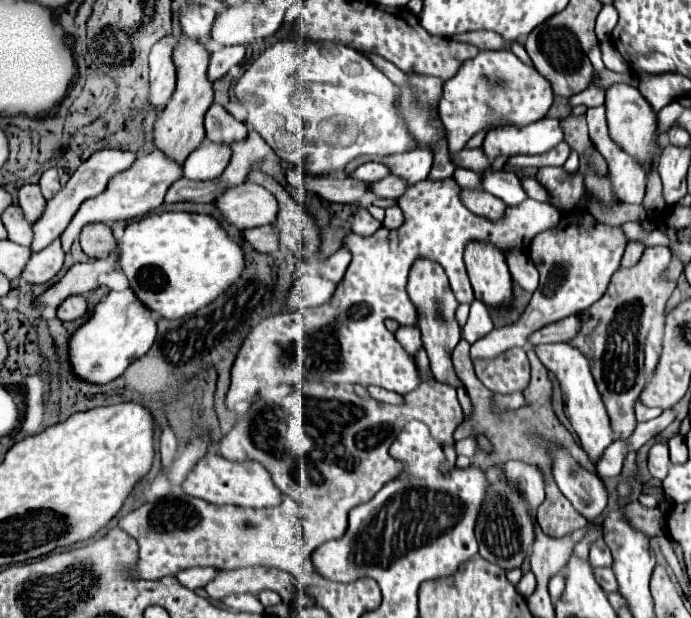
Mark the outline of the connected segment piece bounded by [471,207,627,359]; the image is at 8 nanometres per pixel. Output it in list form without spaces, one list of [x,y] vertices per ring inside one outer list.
[[[575,207],[569,213],[565,211],[561,215],[561,221],[553,229],[539,233],[529,245],[529,257],[541,275],[531,303],[515,323],[497,327],[489,335],[473,343],[471,357],[491,359],[509,347],[527,347],[527,337],[533,331],[593,305],[597,299],[601,299],[613,273],[619,269],[625,247],[627,237],[621,227],[599,223],[587,209],[581,211],[579,207]]]

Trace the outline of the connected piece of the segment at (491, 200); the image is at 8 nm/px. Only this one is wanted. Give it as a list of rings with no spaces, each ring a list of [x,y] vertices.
[[[461,187],[461,193],[459,197],[463,199],[463,203],[475,213],[475,215],[483,215],[487,219],[493,219],[497,221],[503,211],[505,211],[505,203],[489,193],[485,193],[483,189],[467,189],[467,187]]]

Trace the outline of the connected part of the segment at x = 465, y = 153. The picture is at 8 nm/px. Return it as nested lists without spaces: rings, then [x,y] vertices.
[[[461,149],[453,155],[449,155],[451,163],[455,167],[463,167],[463,169],[471,169],[475,173],[483,173],[485,167],[489,167],[489,159],[481,149]]]

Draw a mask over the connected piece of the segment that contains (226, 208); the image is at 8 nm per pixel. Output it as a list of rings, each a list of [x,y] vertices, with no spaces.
[[[243,181],[213,201],[219,213],[239,231],[271,225],[277,217],[277,199],[261,185]]]

